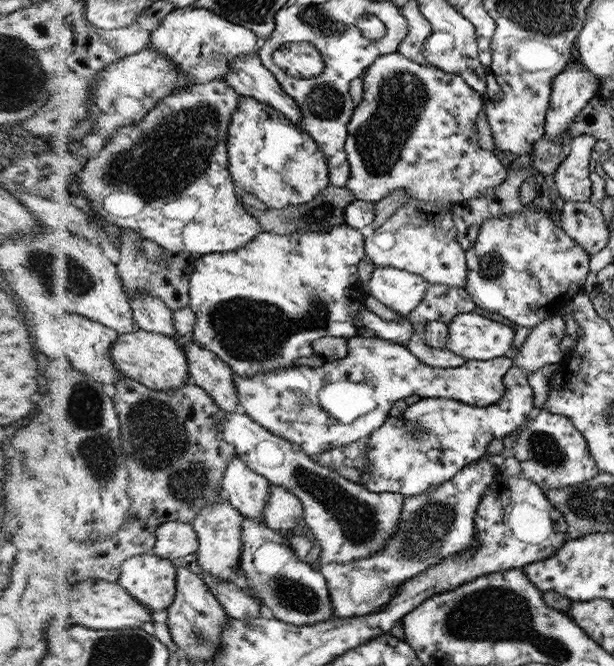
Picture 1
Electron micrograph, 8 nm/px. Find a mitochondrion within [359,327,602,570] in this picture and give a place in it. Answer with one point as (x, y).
(429, 525)

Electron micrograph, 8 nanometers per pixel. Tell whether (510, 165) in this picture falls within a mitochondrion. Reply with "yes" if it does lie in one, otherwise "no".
no

